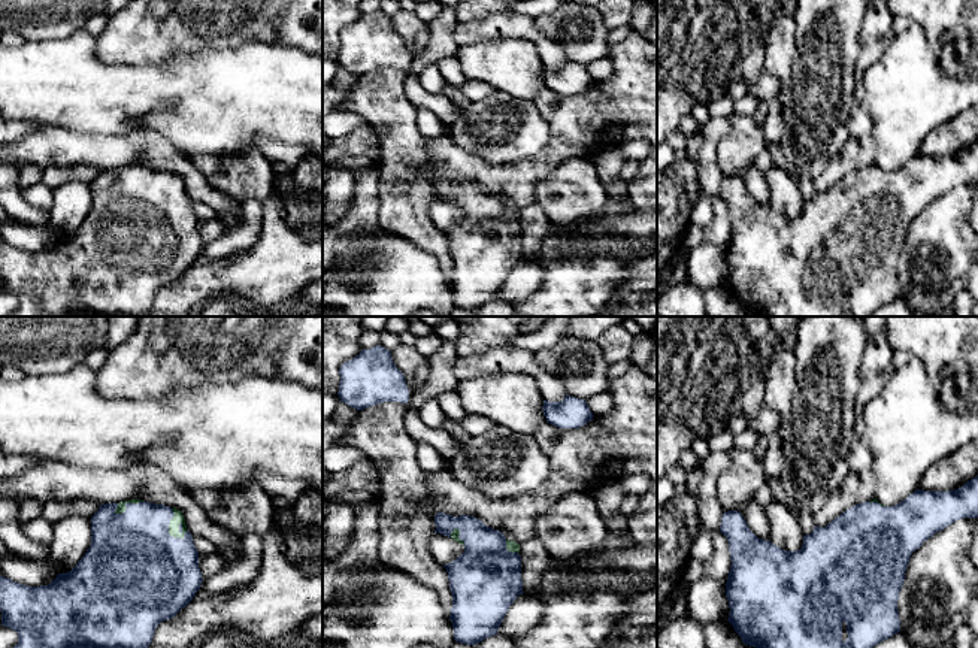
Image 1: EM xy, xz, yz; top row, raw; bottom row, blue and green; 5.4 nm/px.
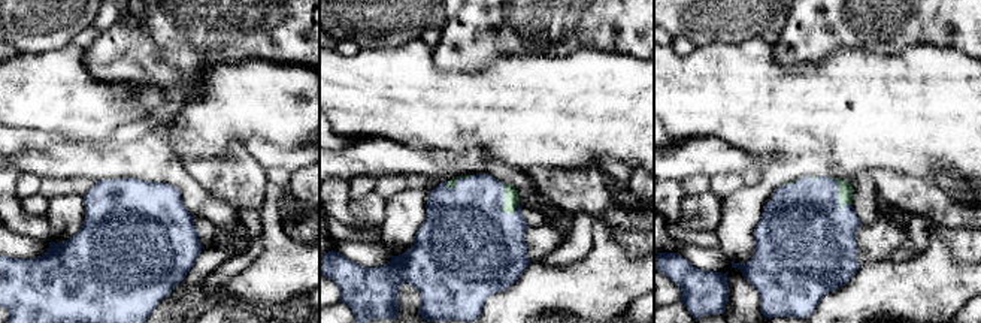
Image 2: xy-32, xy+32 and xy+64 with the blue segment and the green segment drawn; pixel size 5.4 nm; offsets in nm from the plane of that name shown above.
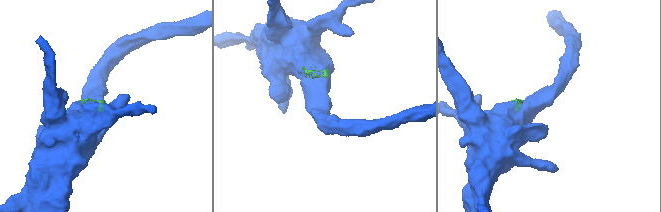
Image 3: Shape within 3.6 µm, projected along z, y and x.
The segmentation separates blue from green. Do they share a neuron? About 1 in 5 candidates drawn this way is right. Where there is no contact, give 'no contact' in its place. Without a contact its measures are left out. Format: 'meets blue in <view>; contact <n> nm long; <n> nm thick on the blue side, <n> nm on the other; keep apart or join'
meets blue in xy; contact 190 nm long; 480 nm thick on the blue side, 70 nm on the other; join

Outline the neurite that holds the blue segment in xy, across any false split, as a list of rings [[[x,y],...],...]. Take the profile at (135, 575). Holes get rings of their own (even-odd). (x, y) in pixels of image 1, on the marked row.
[[[143,500],[100,505],[91,517],[91,545],[66,573],[40,587],[0,576],[1,626],[18,633],[13,648],[148,648],[157,626],[185,608],[202,585],[199,552],[176,508]]]

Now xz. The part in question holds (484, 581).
[[[443,512],[435,515],[436,530],[464,546],[464,552],[445,564],[448,572],[452,608],[449,620],[454,641],[476,645],[497,635],[497,630],[514,600],[523,594],[520,545],[505,538],[499,530],[487,527],[470,515],[452,517]]]

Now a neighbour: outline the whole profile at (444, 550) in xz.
[[[435,533],[424,546],[430,552],[432,558],[442,566],[454,561],[464,552],[464,545],[440,533]]]

